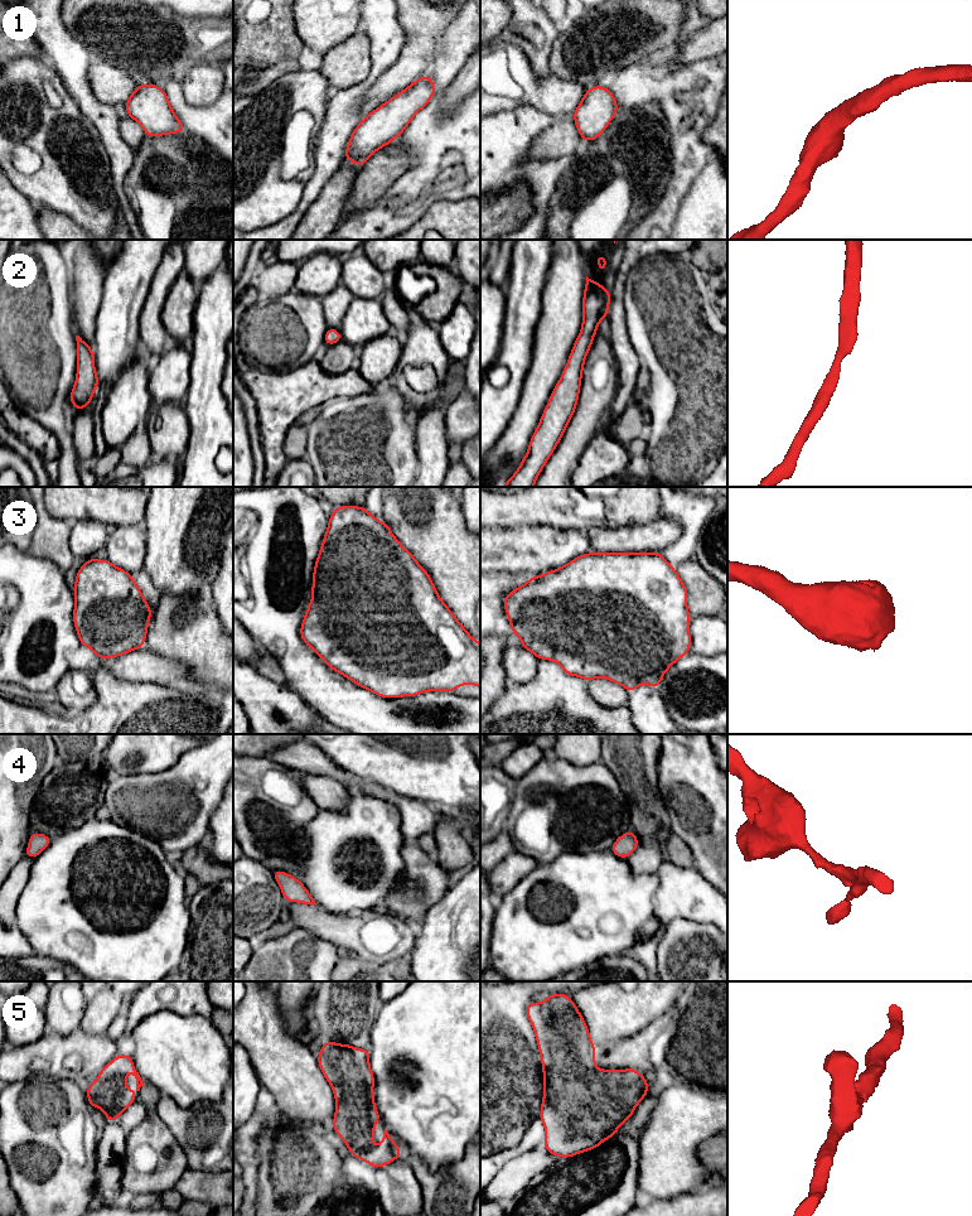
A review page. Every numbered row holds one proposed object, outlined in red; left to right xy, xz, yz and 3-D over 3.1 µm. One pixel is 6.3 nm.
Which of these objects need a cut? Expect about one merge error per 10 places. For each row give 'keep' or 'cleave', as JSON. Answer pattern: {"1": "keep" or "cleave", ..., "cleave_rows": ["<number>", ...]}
{"1": "keep", "2": "keep", "3": "keep", "4": "keep", "5": "keep", "cleave_rows": []}

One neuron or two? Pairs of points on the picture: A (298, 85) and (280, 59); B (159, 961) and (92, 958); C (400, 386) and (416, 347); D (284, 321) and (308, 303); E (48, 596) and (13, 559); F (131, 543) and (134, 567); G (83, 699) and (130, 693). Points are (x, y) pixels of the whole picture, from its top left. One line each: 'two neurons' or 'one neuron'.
A: two neurons
B: one neuron
C: one neuron
D: one neuron
E: one neuron
F: one neuron
G: two neurons

